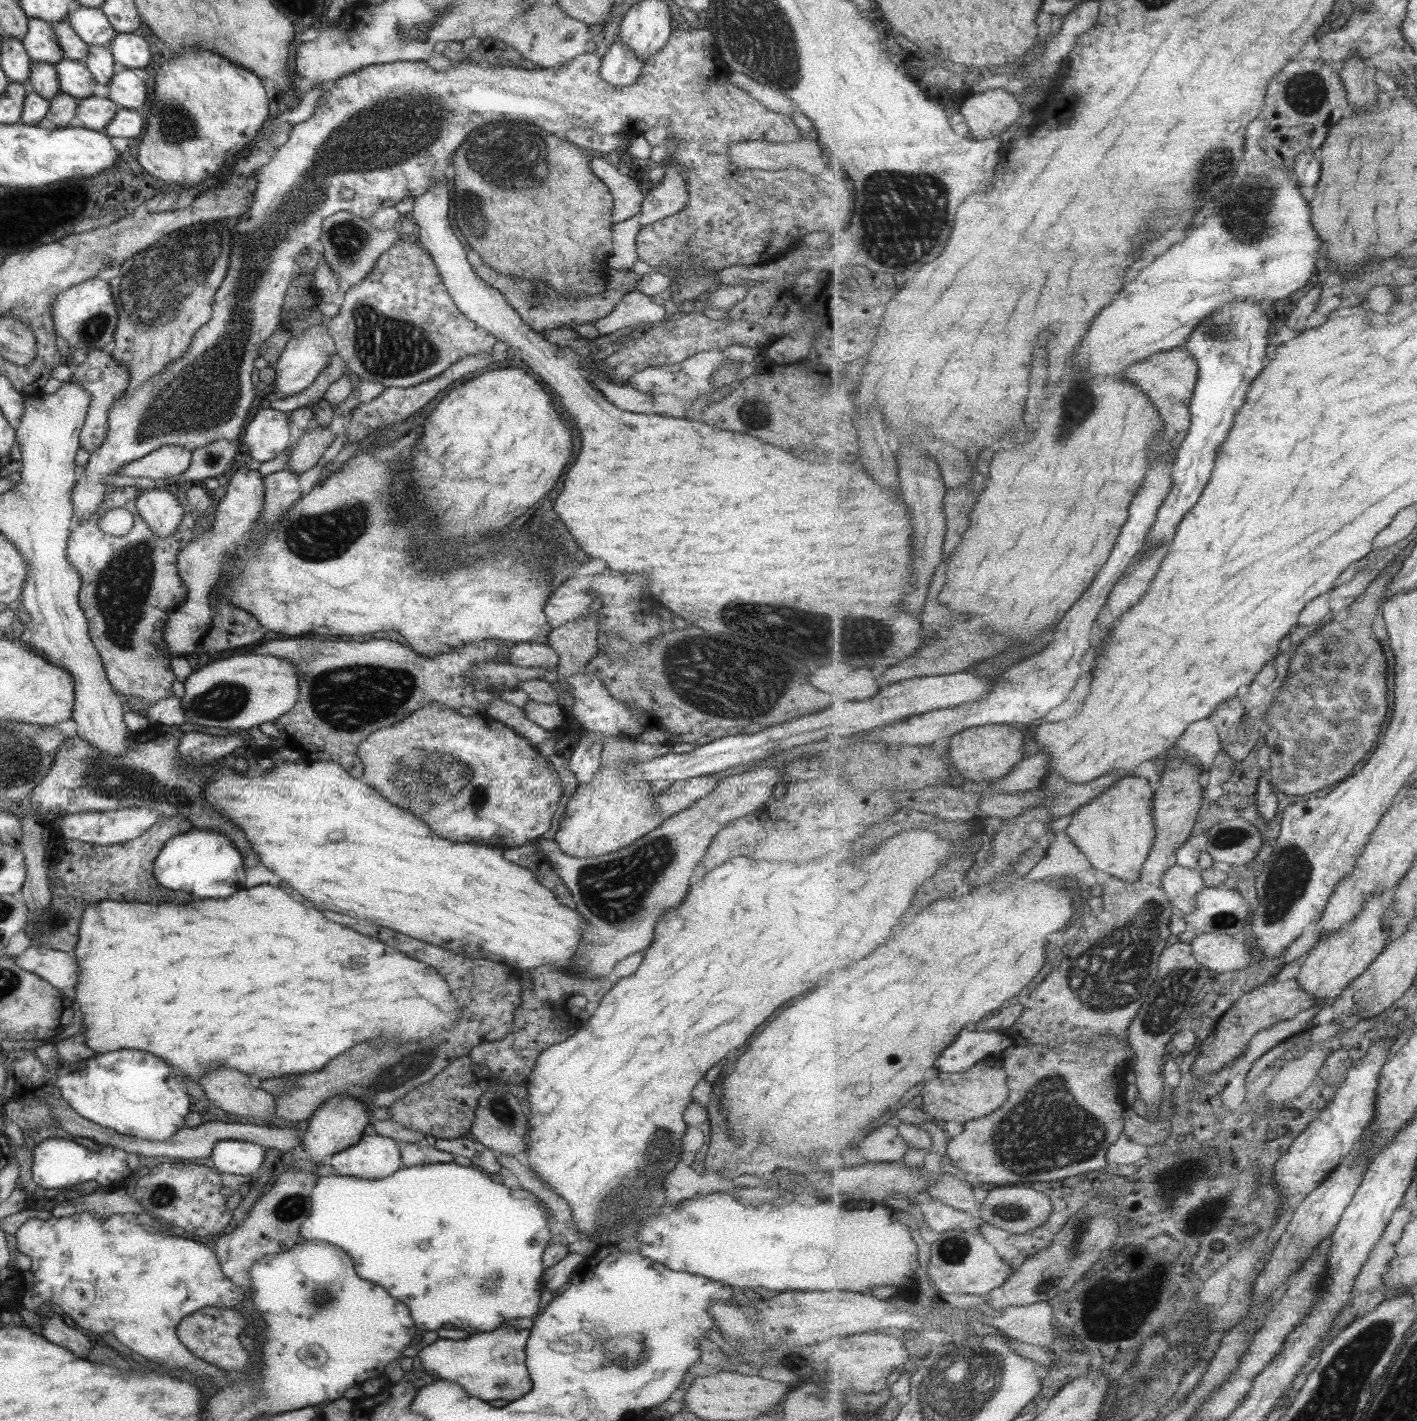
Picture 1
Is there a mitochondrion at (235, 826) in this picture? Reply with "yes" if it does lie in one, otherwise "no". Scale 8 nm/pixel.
no

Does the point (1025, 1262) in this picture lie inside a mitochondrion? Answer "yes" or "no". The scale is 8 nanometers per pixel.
no

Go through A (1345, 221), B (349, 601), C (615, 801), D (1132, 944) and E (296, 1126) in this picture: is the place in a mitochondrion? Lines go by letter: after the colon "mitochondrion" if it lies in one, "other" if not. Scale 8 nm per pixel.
A: other
B: other
C: other
D: mitochondrion
E: other

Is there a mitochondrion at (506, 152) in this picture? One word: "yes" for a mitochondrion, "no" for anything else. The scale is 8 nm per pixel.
yes

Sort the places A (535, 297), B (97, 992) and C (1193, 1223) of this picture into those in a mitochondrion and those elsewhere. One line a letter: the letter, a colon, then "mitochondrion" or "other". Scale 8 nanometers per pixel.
A: mitochondrion
B: other
C: mitochondrion

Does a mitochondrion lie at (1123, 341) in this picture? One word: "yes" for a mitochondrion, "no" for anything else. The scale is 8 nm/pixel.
no

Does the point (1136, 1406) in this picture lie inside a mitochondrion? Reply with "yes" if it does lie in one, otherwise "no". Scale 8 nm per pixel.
yes

